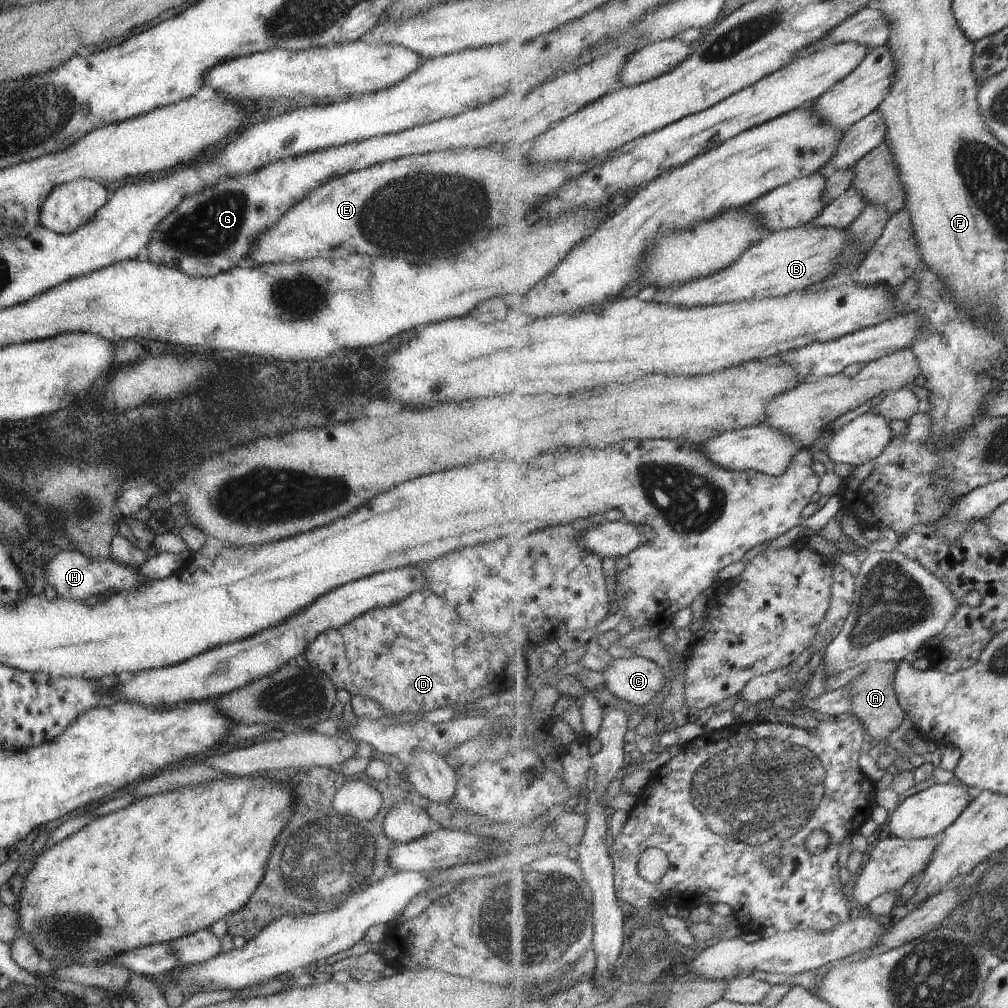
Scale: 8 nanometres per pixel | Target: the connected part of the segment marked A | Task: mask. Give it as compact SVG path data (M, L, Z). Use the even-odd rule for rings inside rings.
M883 661L868 664L858 677L849 682L850 708L848 714L859 718L859 723L875 740L883 743L905 720L905 710L898 701L895 683L898 671L897 661Z

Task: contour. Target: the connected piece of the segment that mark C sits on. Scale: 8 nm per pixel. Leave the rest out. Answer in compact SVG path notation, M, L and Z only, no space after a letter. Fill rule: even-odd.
M647 657L613 659L603 671L608 690L629 704L646 706L665 690L666 672Z

